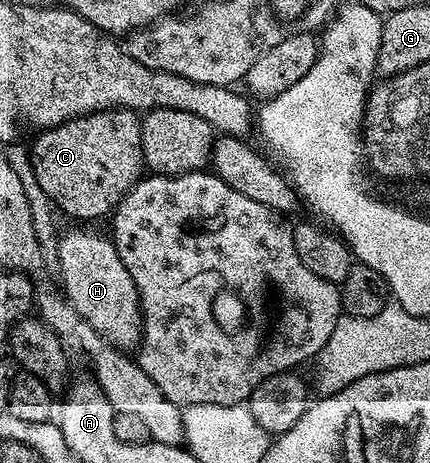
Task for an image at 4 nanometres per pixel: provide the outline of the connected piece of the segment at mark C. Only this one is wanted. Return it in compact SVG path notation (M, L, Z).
M108 108L75 117L70 121L65 121L60 125L51 128L44 128L42 132L39 133L41 135L36 139L35 146L30 146L29 149L32 170L35 172L37 183L40 184L41 189L45 195L48 196L52 206L54 206L60 214L61 212L72 213L73 216L80 217L83 221L89 221L93 217L105 216L104 218L106 218L108 214L114 210L115 206L119 204L119 200L121 200L121 198L123 198L127 192L135 186L136 181L140 180L141 174L145 169L142 155L140 120L140 114L136 112L136 110L126 108Z

